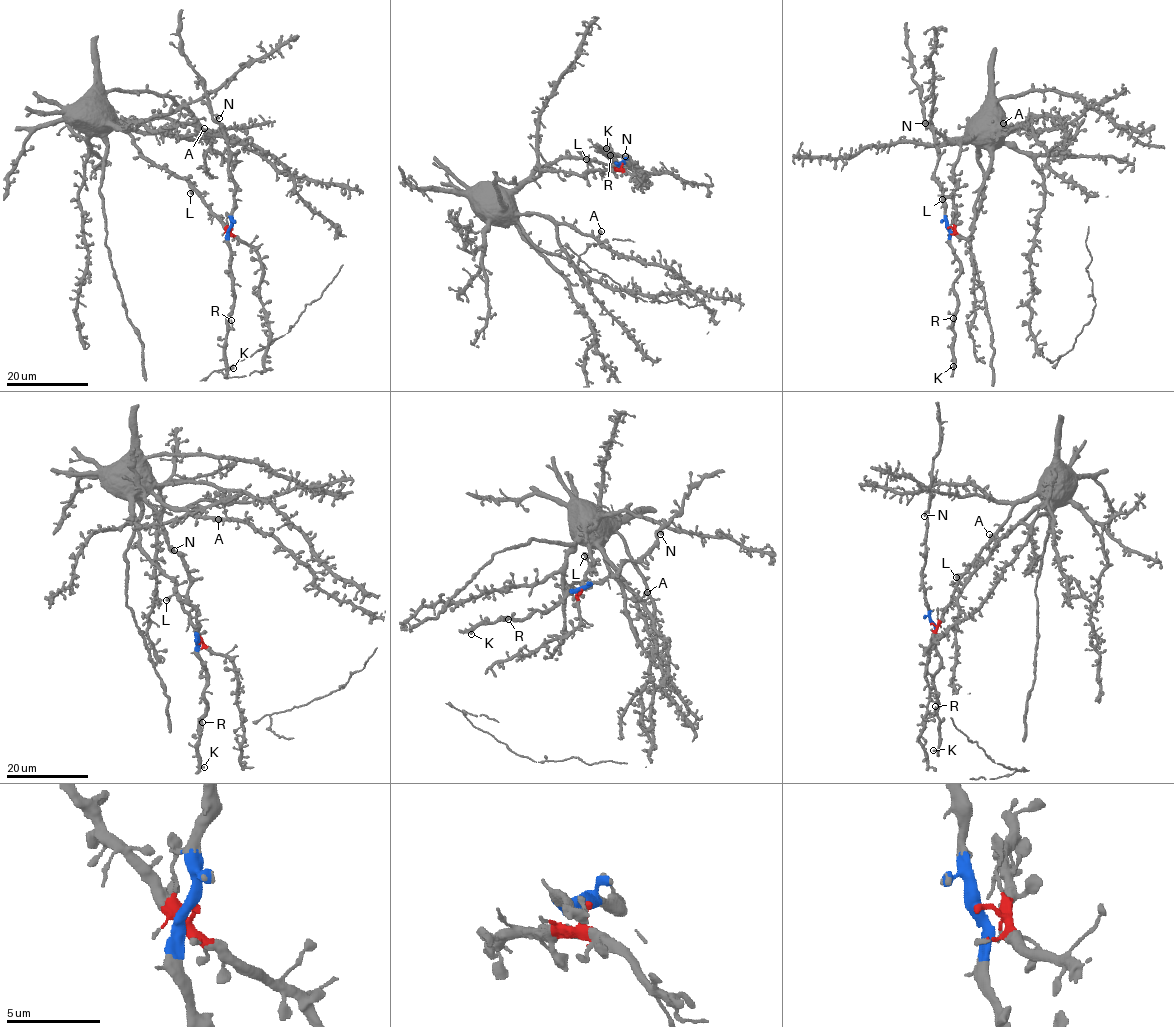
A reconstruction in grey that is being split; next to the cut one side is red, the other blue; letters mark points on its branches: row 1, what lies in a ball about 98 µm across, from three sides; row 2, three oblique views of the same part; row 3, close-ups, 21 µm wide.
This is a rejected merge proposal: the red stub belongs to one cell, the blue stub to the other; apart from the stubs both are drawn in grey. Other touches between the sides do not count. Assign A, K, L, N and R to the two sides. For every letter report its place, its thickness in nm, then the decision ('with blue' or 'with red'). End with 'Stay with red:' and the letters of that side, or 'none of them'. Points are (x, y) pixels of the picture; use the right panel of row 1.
A: place (1003, 123); calibre 480 nm; with red
K: place (953, 366); calibre 220 nm; with blue
L: place (942, 199); calibre 480 nm; with red
N: place (925, 123); calibre 420 nm; with blue
R: place (953, 318); calibre 160 nm; with blue
Stay with red: A, L

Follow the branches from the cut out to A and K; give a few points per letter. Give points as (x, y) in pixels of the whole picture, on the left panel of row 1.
A: (231, 228), (185, 180), (155, 167), (133, 139), (111, 122), (162, 134), (196, 135), (203, 128)
K: (231, 228), (228, 247), (233, 312), (227, 325), (225, 367), (228, 370), (234, 368)

